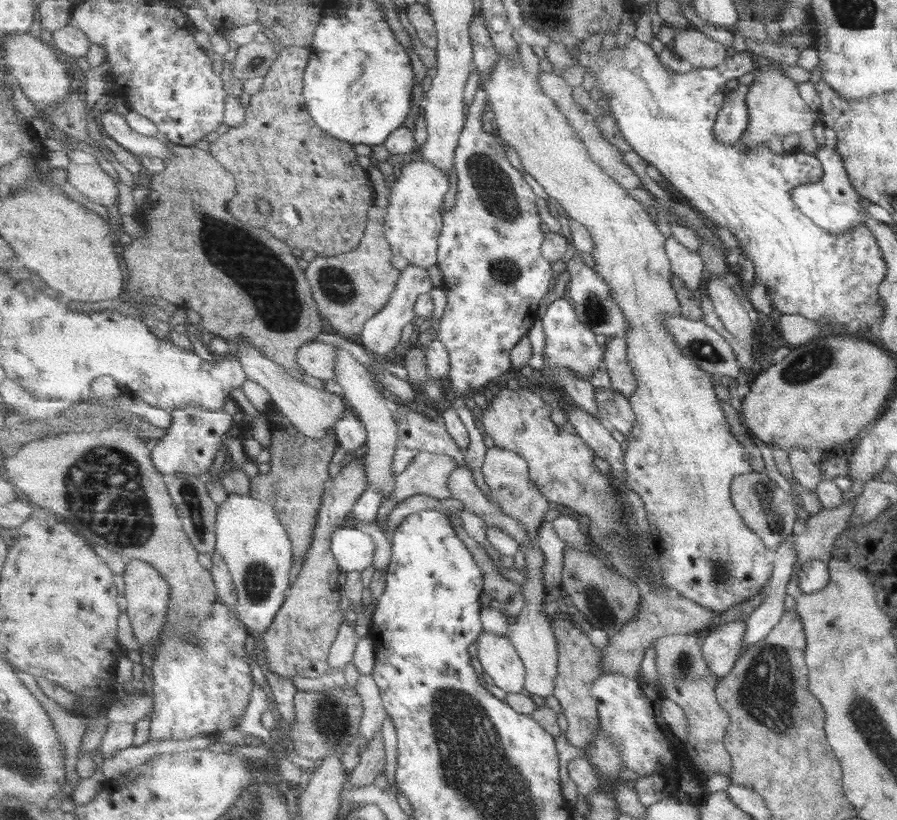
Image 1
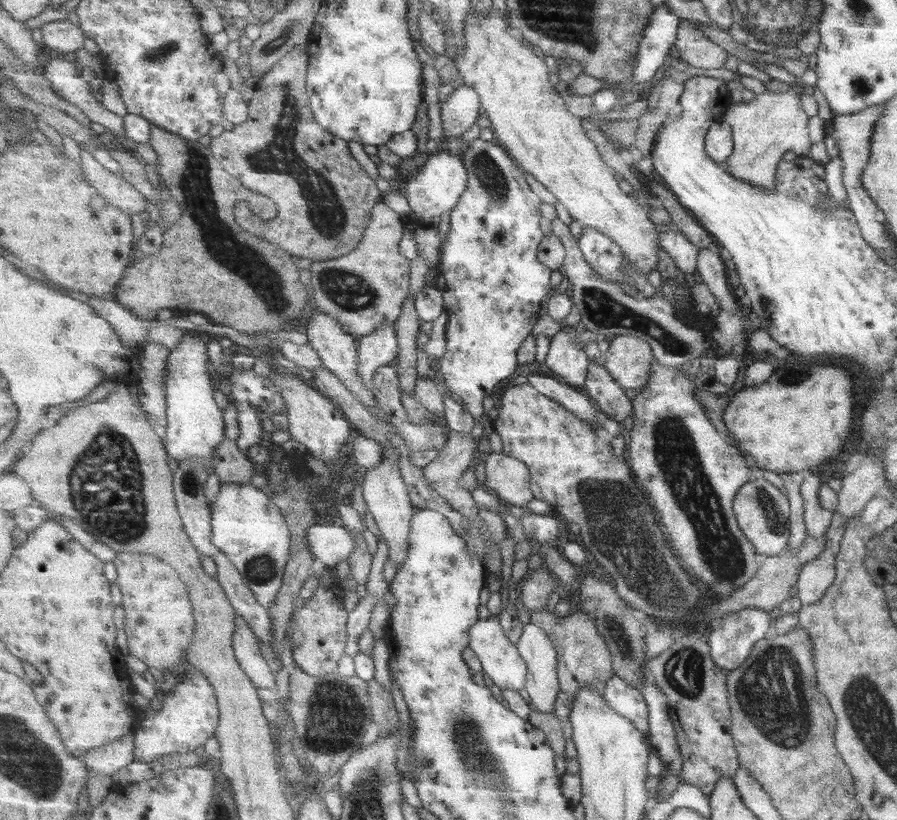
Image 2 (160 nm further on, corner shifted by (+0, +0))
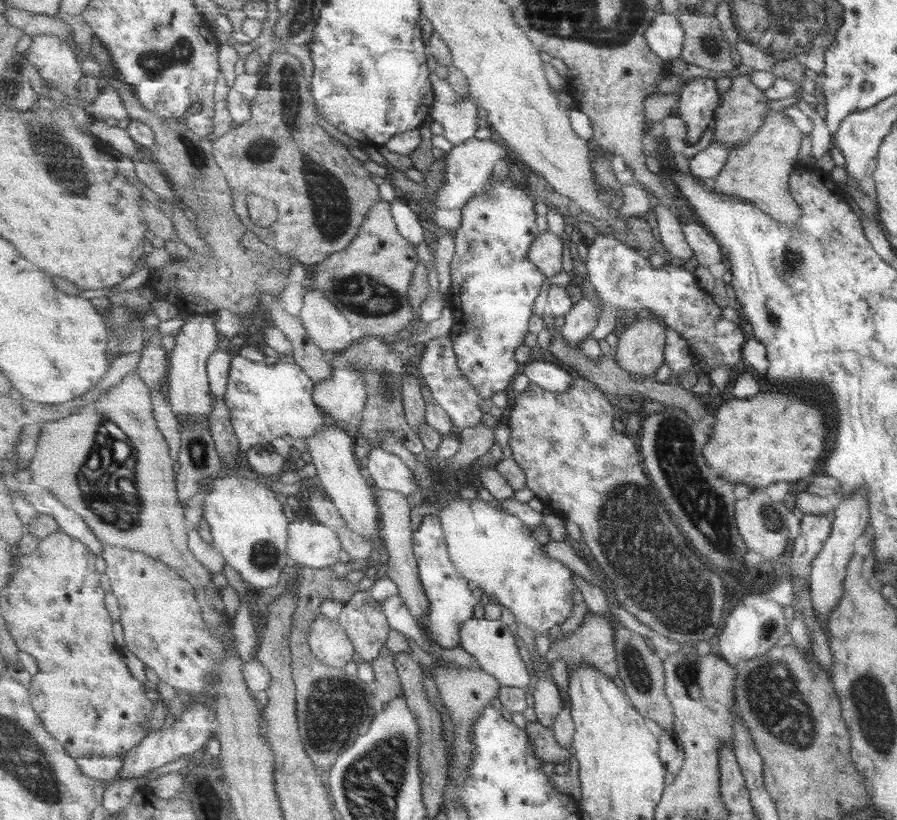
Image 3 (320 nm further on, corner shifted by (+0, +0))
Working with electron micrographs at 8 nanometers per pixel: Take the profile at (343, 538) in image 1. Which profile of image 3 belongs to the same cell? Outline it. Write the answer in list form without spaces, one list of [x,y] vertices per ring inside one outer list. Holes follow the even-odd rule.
[[[297,519],[290,523],[289,531],[288,548],[293,563],[319,569],[338,563],[343,548],[332,528]]]

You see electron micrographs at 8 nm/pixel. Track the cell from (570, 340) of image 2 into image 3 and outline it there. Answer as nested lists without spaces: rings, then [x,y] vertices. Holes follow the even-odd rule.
[[[582,297],[564,317],[565,325],[562,334],[572,351],[580,350],[585,337],[591,336],[597,329],[600,320],[599,311],[600,308],[591,299]]]

